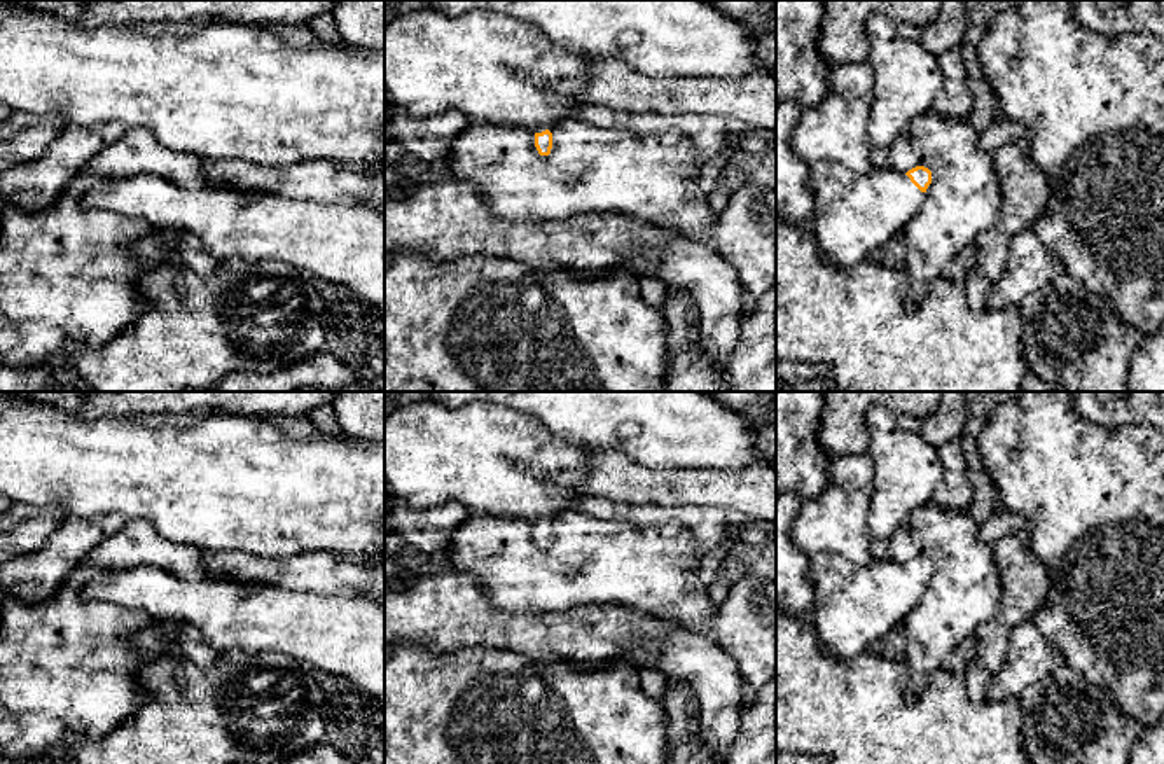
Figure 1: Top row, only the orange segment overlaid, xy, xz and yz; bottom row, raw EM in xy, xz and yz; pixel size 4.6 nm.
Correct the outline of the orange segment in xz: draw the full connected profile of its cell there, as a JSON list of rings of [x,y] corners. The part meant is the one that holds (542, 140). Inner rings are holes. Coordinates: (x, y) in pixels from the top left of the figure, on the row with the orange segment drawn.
[[[423,7],[398,14],[385,24],[385,96],[391,108],[404,110],[416,119],[460,110],[474,122],[524,126],[535,133],[535,147],[540,156],[551,154],[552,126],[565,119],[575,119],[575,112],[585,107],[582,100],[549,89],[545,84],[584,77],[584,56],[554,45],[531,23],[502,12],[472,10],[453,17],[432,7]]]

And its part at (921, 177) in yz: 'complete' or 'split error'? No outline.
split error

